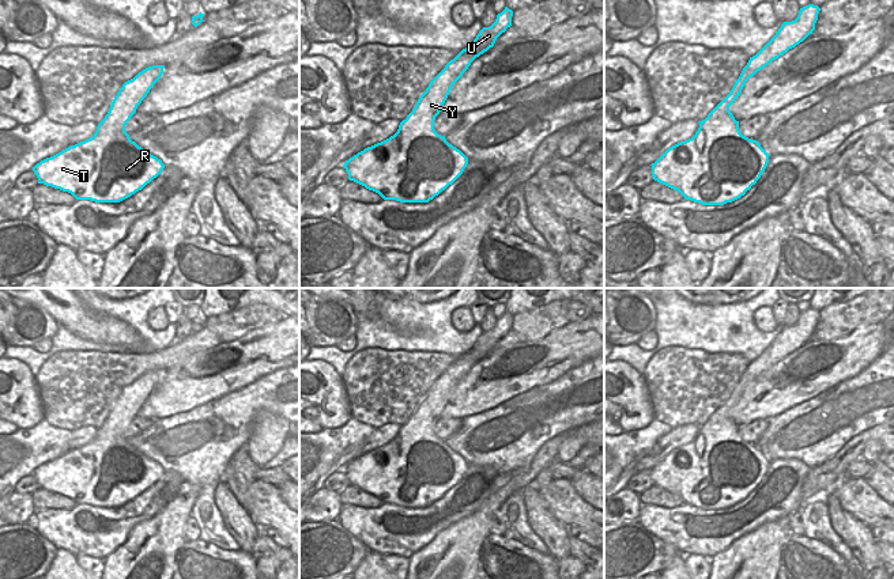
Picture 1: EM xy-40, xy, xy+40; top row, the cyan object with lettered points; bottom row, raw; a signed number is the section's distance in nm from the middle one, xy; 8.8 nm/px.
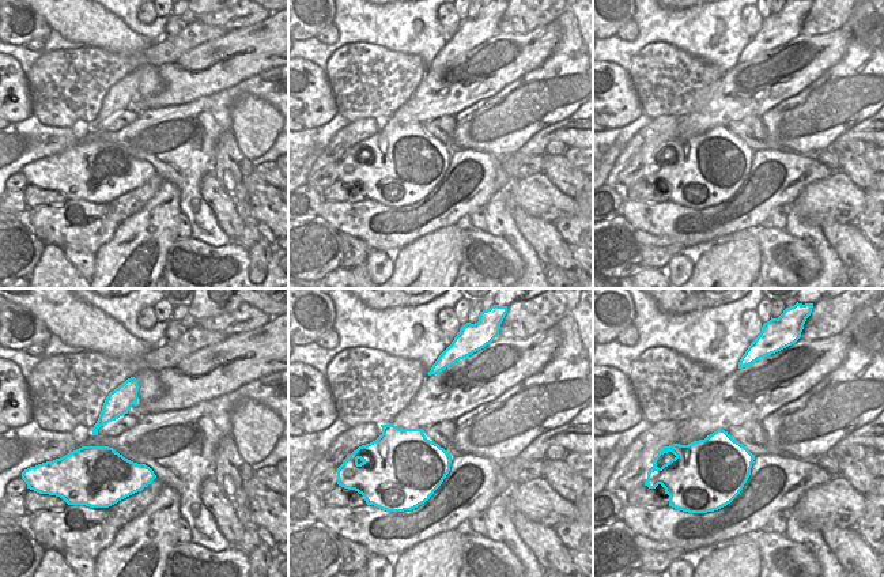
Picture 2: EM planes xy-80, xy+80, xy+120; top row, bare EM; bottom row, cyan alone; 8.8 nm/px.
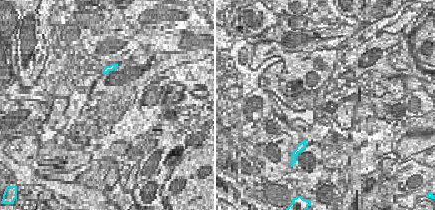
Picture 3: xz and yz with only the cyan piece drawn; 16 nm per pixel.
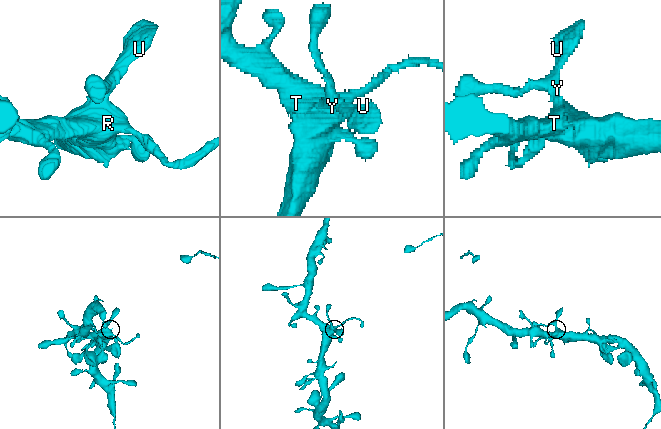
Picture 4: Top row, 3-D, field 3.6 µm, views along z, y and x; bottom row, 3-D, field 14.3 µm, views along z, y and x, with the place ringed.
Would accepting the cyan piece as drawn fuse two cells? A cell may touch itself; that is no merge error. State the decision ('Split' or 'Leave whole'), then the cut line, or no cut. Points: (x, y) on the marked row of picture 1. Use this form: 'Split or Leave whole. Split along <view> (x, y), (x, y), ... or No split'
Leave whole. No split

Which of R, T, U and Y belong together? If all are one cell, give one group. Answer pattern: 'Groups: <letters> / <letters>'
Groups: R T U Y

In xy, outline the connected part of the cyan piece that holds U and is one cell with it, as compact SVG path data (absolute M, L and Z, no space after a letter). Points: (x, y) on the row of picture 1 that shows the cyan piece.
M505 7L490 27L483 27L474 42L445 65L393 136L346 160L343 167L350 181L384 200L429 203L463 174L468 158L435 132L434 120L453 84L512 26L512 16L513 11Z

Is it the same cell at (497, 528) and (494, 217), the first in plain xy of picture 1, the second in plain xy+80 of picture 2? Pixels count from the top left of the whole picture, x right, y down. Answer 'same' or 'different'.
different

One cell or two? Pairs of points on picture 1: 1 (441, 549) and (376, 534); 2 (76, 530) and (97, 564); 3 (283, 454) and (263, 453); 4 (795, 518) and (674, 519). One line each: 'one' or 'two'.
1: two
2: two
3: two
4: two

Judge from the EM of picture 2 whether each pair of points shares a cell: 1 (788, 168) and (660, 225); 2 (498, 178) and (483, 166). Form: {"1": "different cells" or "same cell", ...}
{"1": "same cell", "2": "same cell"}

